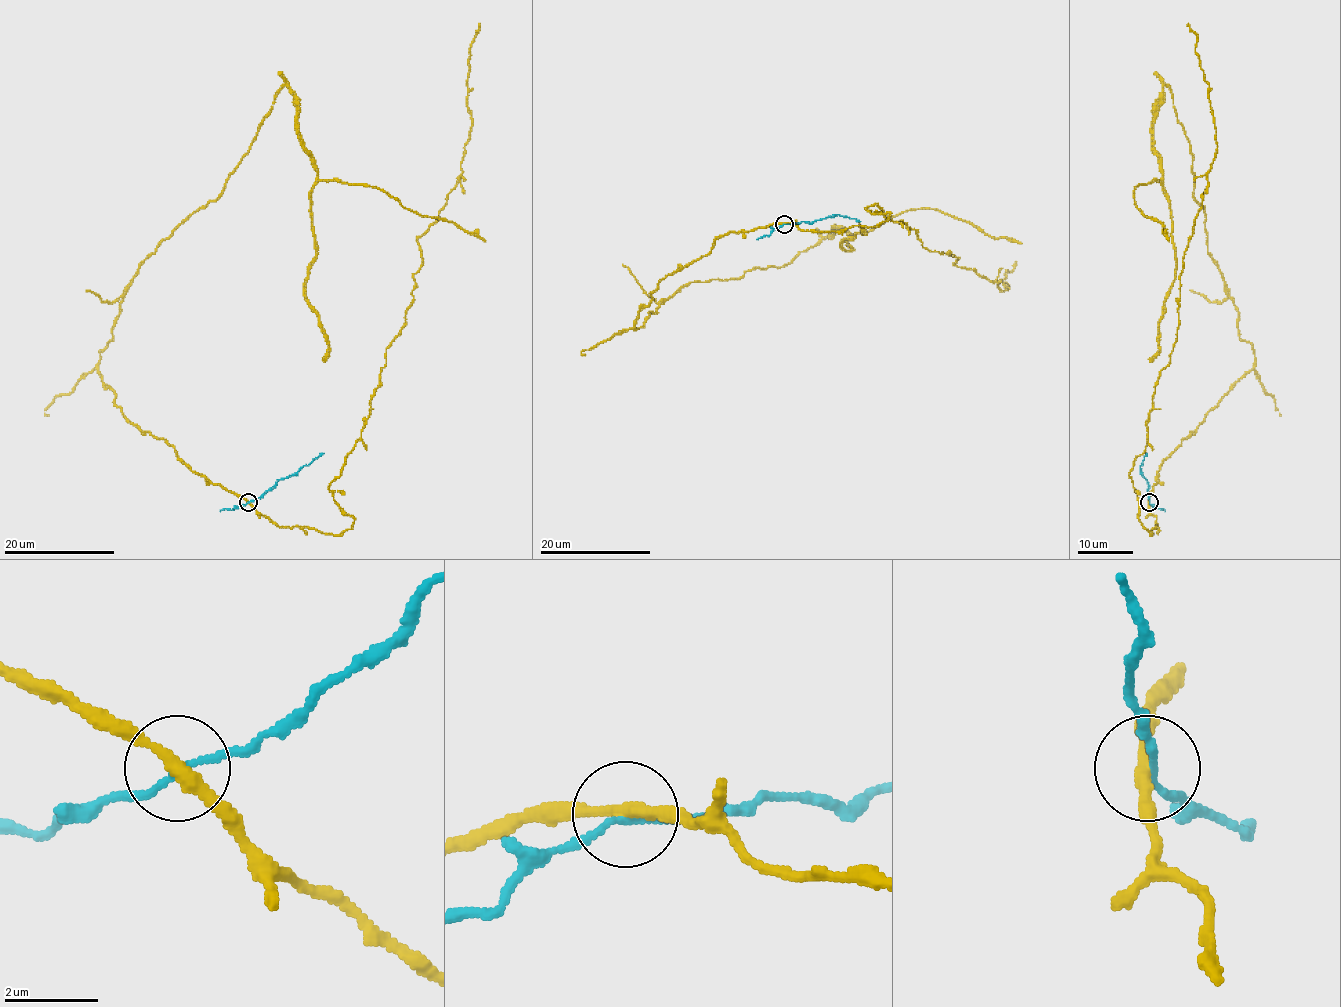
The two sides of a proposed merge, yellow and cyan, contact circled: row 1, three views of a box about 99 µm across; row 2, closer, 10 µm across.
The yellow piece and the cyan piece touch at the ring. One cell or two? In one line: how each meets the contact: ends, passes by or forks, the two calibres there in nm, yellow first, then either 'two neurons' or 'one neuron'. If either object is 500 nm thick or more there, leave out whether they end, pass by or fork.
yellow passes by | cyan passes by | 280/130 nm | two neurons

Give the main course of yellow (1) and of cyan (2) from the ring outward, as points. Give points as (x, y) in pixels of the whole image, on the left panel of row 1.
1: (248, 501), (137, 428), (98, 360), (138, 266), (219, 196), (285, 85), (317, 172), (306, 298), (324, 362)
2: (248, 501), (261, 497), (277, 482), (324, 453)

